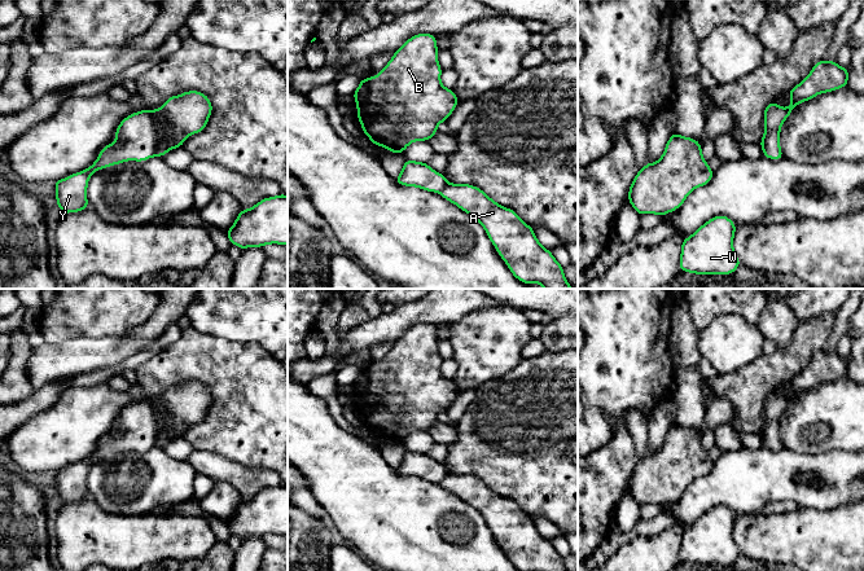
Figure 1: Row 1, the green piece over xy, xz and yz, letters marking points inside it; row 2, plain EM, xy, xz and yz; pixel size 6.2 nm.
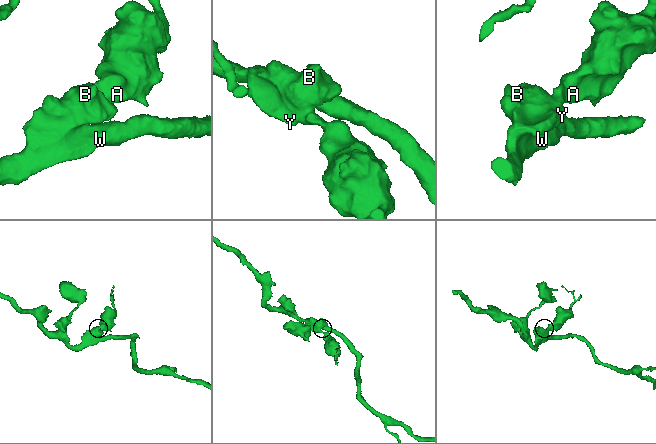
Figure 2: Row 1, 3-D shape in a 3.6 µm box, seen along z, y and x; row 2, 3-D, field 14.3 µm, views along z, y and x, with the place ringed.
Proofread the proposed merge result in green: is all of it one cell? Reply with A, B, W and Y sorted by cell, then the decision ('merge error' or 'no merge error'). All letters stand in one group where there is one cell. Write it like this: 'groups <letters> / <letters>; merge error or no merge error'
groups A / B W Y; merge error

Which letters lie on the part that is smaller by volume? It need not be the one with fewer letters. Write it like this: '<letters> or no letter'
A

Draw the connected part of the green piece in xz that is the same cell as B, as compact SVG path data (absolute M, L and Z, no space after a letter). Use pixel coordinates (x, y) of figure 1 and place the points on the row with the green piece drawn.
M416 34L394 52L376 76L360 79L352 97L363 133L372 144L386 148L392 154L402 154L409 144L429 141L438 132L438 124L446 122L459 104L453 89L442 84L442 71L437 35Z

